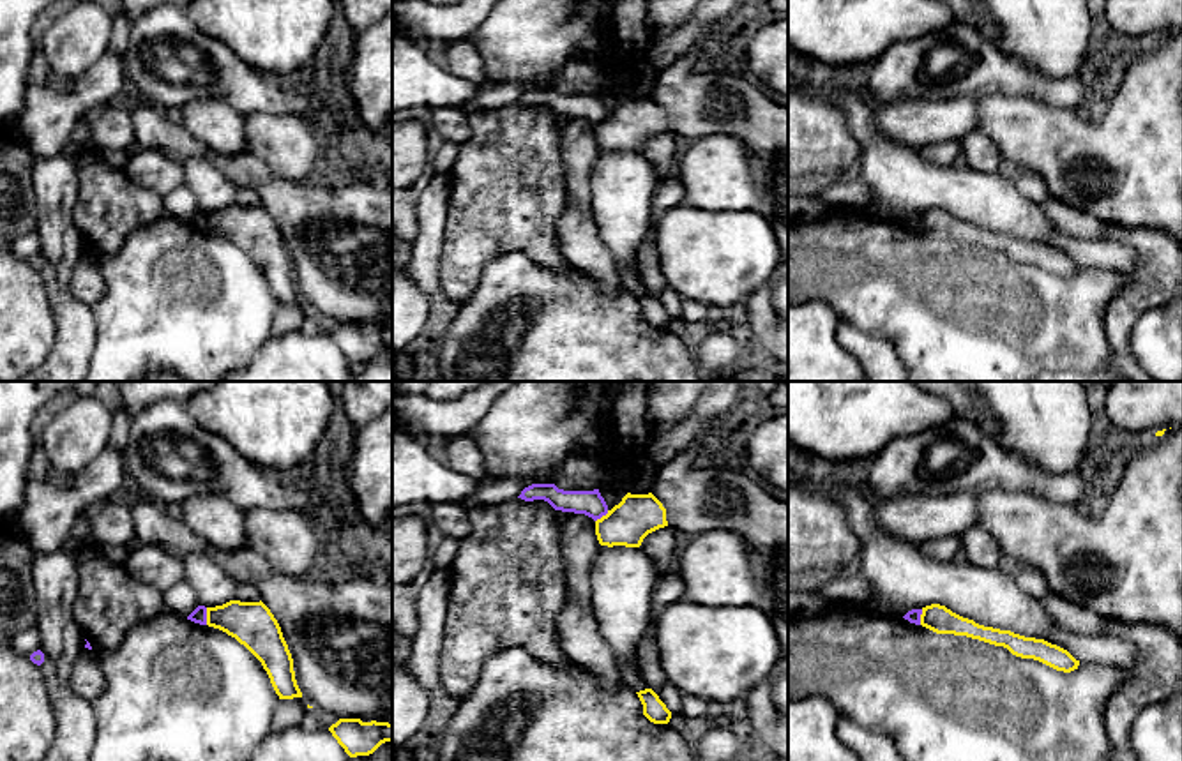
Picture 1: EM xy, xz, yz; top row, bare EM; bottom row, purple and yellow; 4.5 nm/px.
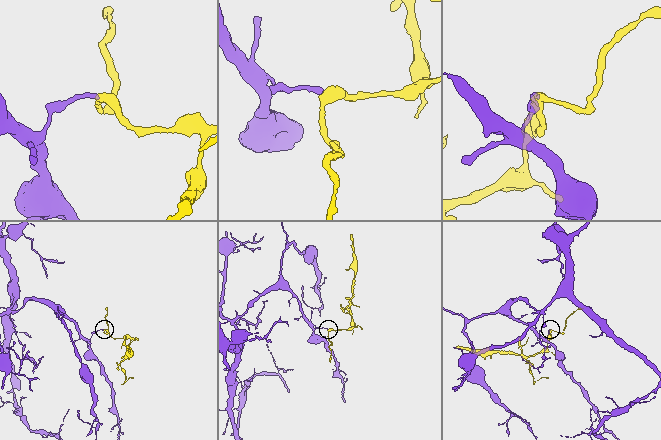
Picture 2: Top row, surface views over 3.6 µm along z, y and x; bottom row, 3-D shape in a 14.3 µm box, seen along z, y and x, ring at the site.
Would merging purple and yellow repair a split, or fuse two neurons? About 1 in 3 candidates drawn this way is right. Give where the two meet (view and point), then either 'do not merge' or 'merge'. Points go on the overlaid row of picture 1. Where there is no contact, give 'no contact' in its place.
xy (205, 617) | do not merge

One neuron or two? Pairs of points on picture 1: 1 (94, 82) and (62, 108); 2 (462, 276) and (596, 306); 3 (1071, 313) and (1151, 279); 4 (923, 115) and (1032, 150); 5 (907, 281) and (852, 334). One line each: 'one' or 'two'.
1: one
2: two
3: two
4: two
5: two

